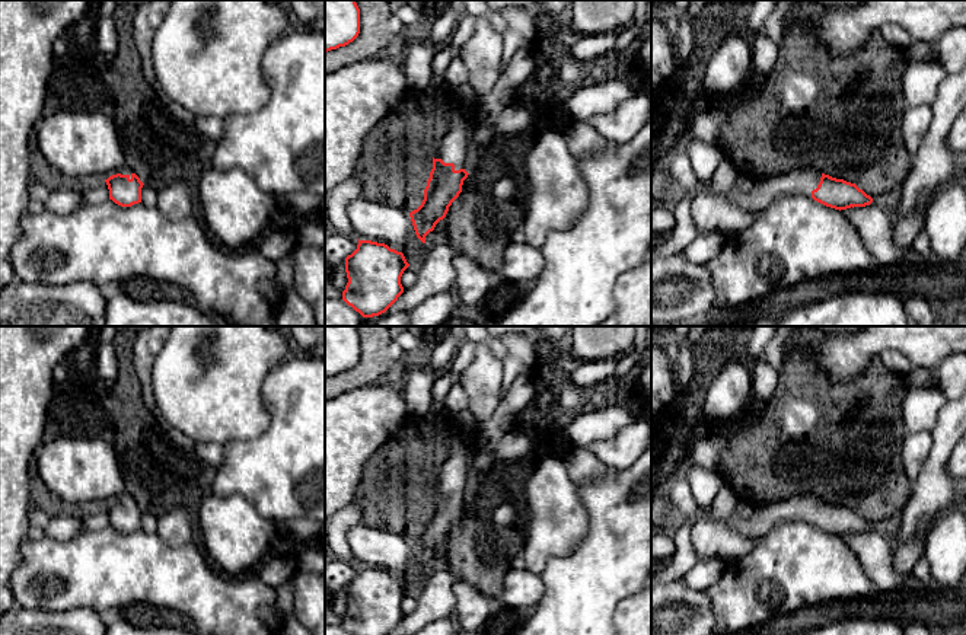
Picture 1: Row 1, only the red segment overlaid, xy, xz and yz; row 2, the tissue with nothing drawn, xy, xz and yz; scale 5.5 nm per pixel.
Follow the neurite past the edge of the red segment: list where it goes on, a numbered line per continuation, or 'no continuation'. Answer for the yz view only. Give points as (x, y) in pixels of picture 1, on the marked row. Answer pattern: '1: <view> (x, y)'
1: yz (767, 191)

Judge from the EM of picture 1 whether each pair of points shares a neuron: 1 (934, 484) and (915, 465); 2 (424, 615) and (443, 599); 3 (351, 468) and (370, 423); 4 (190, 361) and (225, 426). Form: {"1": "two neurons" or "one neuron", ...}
{"1": "two neurons", "2": "one neuron", "3": "one neuron", "4": "one neuron"}

